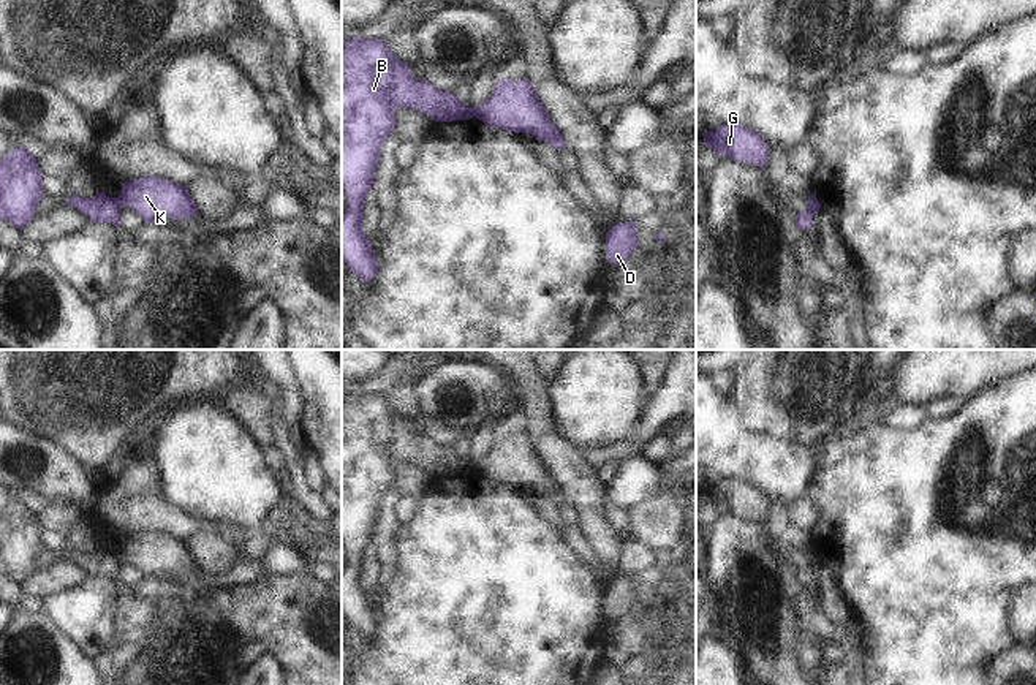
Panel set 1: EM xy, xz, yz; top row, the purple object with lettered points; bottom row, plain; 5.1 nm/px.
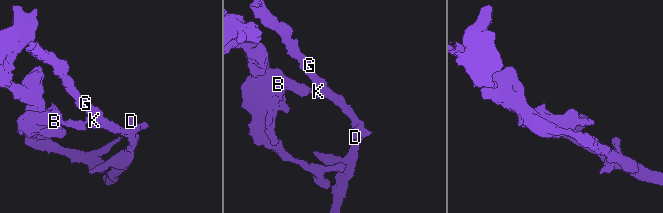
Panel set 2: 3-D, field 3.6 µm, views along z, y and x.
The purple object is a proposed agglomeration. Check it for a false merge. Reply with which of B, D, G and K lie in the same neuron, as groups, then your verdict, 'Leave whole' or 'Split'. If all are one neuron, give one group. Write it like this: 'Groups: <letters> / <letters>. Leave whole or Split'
Groups: B / D G K. Split.

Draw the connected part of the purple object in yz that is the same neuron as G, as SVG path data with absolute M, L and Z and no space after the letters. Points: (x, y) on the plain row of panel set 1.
M721 479L715 486L702 487L705 501L731 514L753 517L766 525L769 513L767 497L751 483L742 479Z

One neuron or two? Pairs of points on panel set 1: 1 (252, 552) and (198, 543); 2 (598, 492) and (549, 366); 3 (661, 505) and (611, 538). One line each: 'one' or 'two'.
1: two
2: two
3: two

